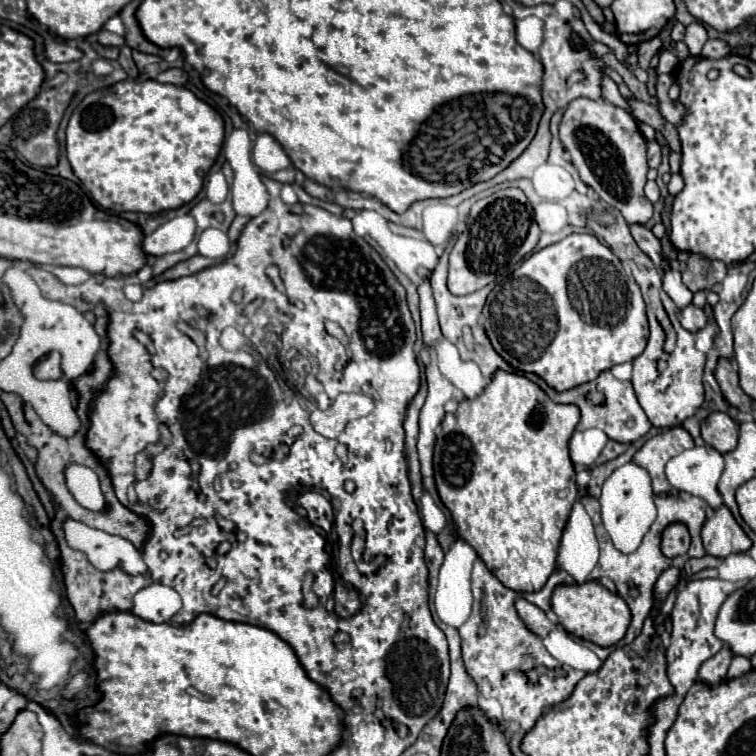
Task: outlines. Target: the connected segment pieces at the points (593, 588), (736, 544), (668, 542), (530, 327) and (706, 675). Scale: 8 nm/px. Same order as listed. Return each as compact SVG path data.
M600 582L558 586L552 594L552 610L558 616L558 622L572 636L588 640L588 642L592 642L600 648L616 646L624 638L624 634L630 626L630 608L628 608L628 604L618 594L612 594Z
M726 506L714 510L712 518L704 522L702 540L706 554L714 558L726 558L730 554L750 550L750 538L744 534L744 530L738 526Z
M670 524L662 534L662 554L666 558L684 556L690 546L690 534L684 524Z
M570 234L526 258L510 278L494 286L480 320L492 348L506 364L516 372L540 376L558 392L586 384L600 372L634 360L644 352L648 340L648 320L638 284L594 234Z
M722 648L718 654L714 654L710 660L706 660L700 670L698 670L698 680L702 680L702 684L710 684L710 688L718 686L722 680L726 680L726 670L730 666L732 660L732 652L730 648Z

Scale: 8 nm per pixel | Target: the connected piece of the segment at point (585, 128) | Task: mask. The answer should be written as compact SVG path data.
M568 104L560 122L560 140L586 186L618 208L634 224L646 224L652 216L652 202L644 196L646 184L646 140L638 132L634 116L614 104Z

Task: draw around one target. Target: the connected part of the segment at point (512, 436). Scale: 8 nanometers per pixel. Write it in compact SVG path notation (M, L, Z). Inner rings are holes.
M498 370L488 384L488 388L476 398L476 400L462 400L458 404L458 410L454 412L454 426L442 426L442 432L438 434L436 448L434 448L434 480L436 480L436 490L442 500L442 504L450 510L452 522L454 522L454 532L458 538L466 540L476 554L482 558L486 568L510 590L514 592L538 592L546 580L550 578L550 572L556 568L556 554L558 554L558 540L562 536L562 528L566 526L566 520L572 512L572 506L578 498L578 486L576 486L576 472L572 468L570 456L568 456L568 440L580 420L580 410L572 404L556 404L552 402L534 382L530 382L524 376L518 374L506 374Z

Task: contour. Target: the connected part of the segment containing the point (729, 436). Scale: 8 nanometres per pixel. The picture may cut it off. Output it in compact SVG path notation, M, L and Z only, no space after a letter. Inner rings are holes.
M712 412L702 422L702 438L720 454L726 454L738 444L738 424L724 412Z

